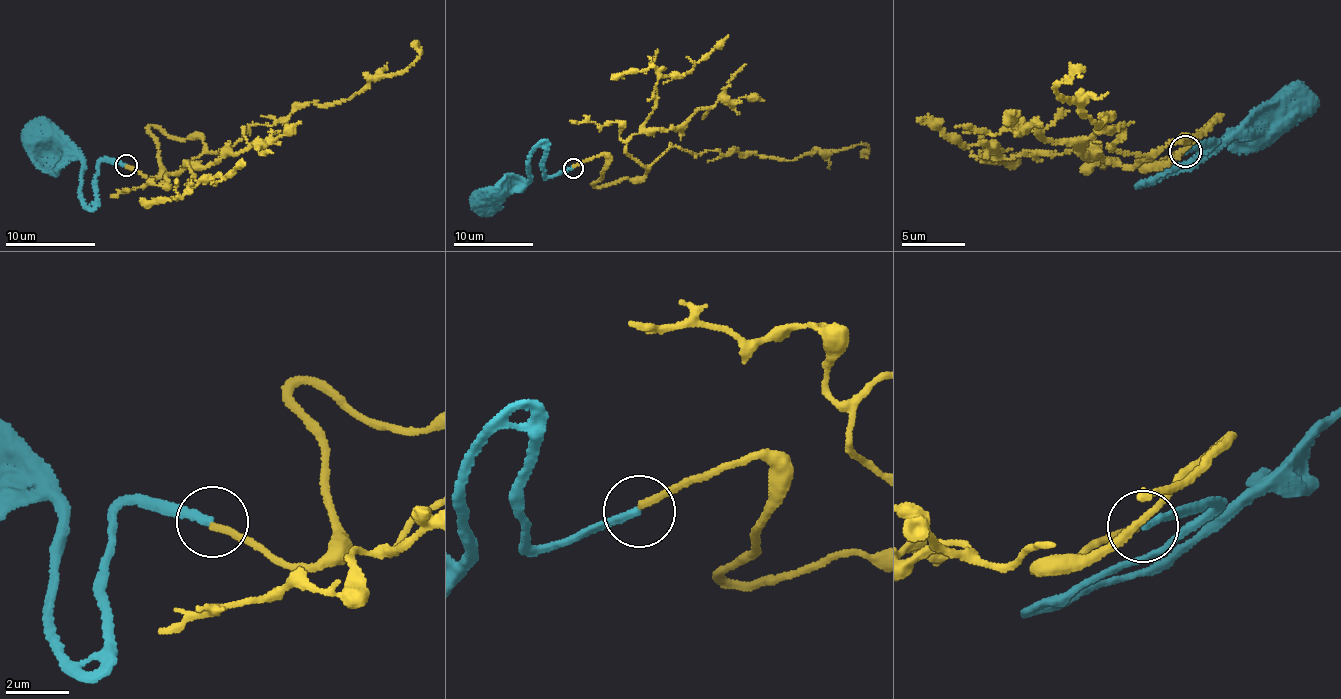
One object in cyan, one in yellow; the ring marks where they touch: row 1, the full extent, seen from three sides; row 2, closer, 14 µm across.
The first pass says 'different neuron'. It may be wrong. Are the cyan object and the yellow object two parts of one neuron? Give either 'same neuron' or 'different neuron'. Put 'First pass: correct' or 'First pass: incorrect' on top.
First pass: correct
different neuron

